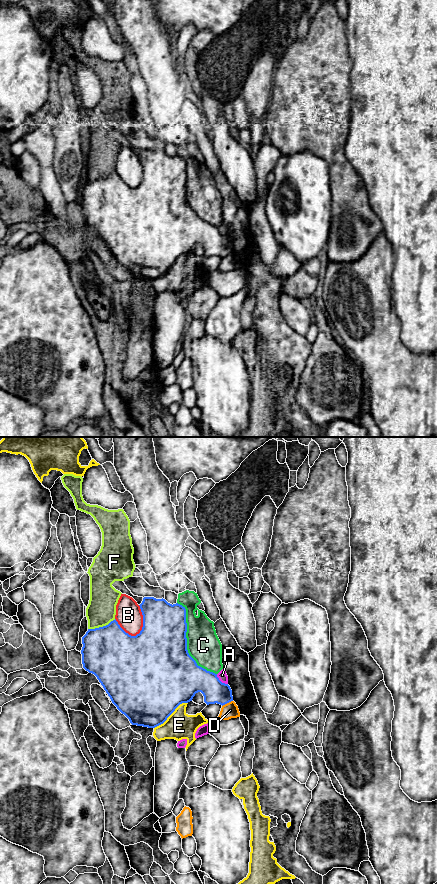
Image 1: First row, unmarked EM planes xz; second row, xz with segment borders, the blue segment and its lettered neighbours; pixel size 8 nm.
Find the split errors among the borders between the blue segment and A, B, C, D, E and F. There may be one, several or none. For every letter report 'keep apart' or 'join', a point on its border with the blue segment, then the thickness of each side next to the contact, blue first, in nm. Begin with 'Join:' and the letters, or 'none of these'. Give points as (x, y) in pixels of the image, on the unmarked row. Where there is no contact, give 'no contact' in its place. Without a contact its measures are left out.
Join: none of these
A: keep apart; meets blue in xz at (220, 233); 260 nm thick on the blue side, 70 nm on the other
B: keep apart; meets blue in xz at (143, 175); 440 nm thick on the blue side, 200 nm on the other
C: keep apart; meets blue in xz at (186, 194); 480 nm thick on the blue side, 260 nm on the other
D: keep apart; meets blue in xz at (227, 254); 190 nm thick on the blue side, 130 nm on the other
E: keep apart; meets blue in xz at (171, 265); 500 nm thick on the blue side, 220 nm on the other
F: keep apart; meets blue in xz at (101, 179); 420 nm thick on the blue side, 240 nm on the other

